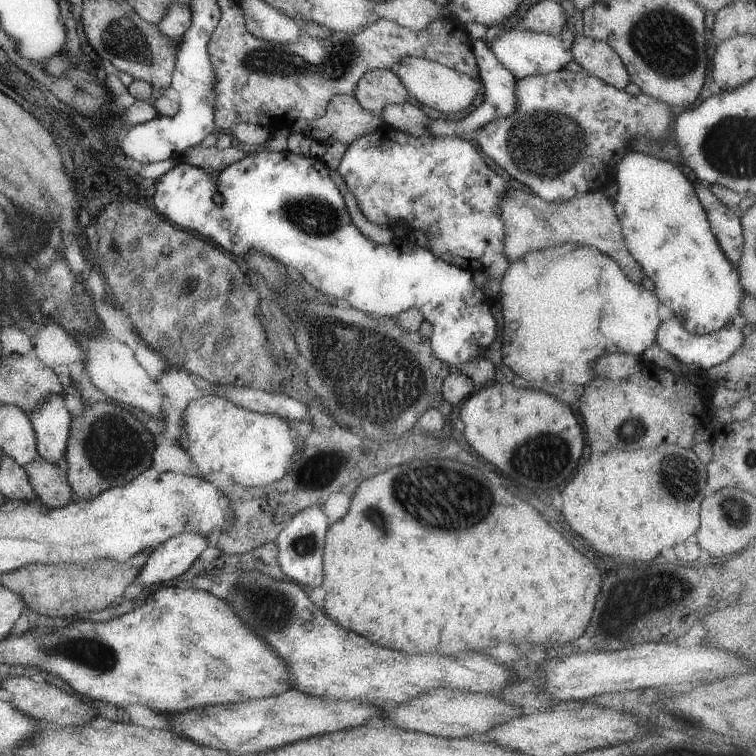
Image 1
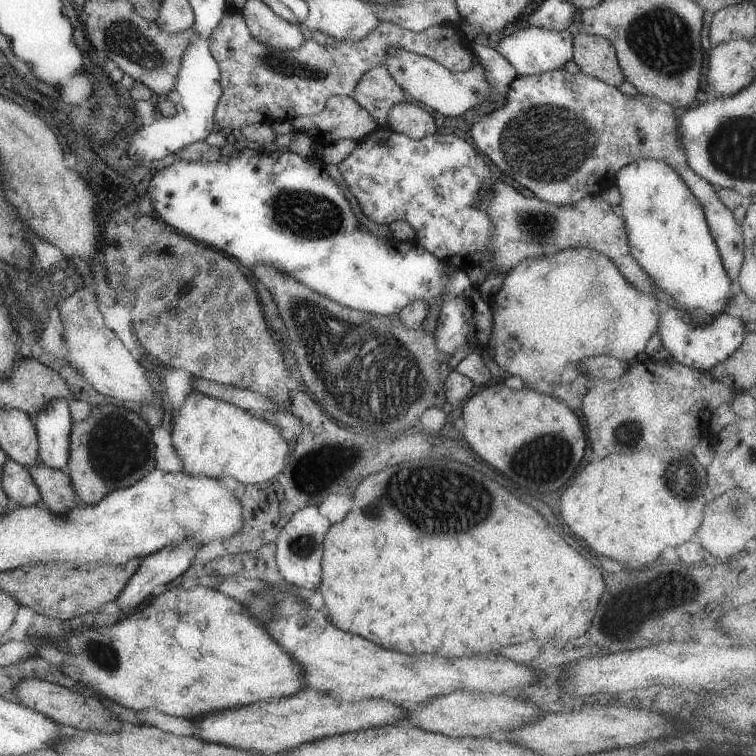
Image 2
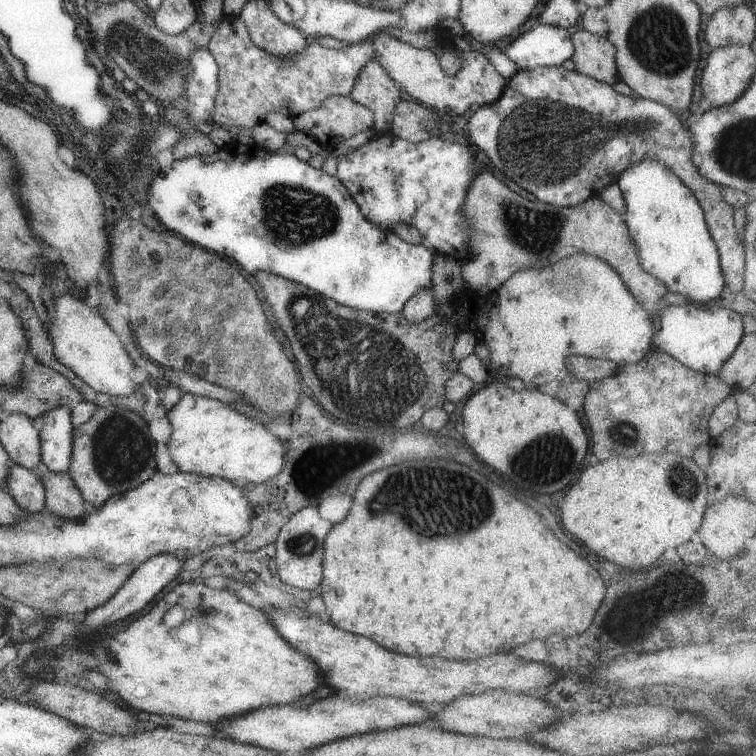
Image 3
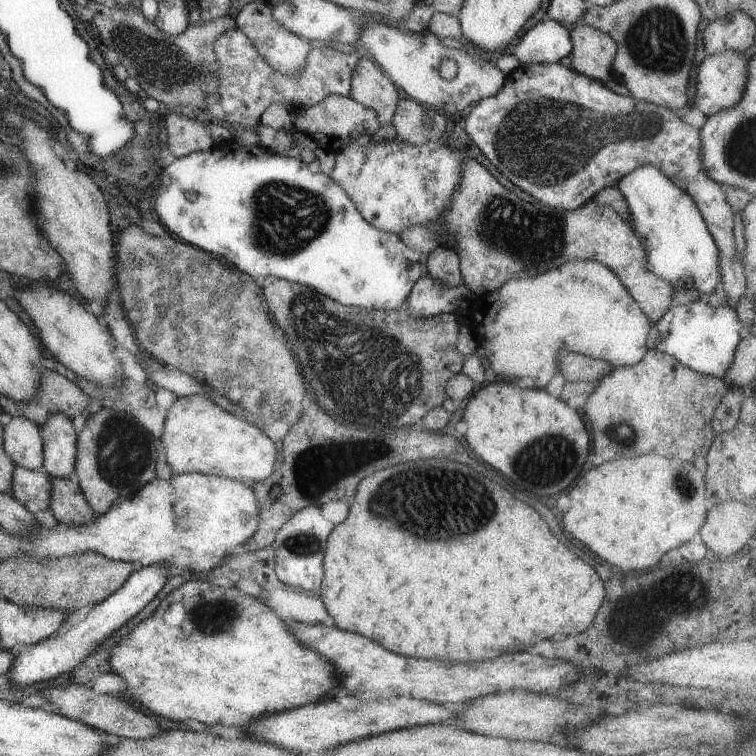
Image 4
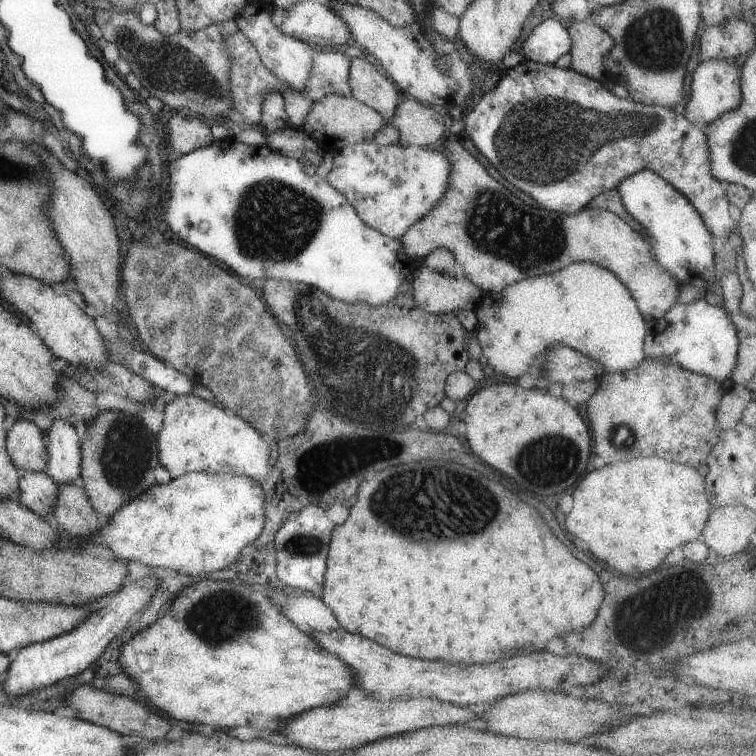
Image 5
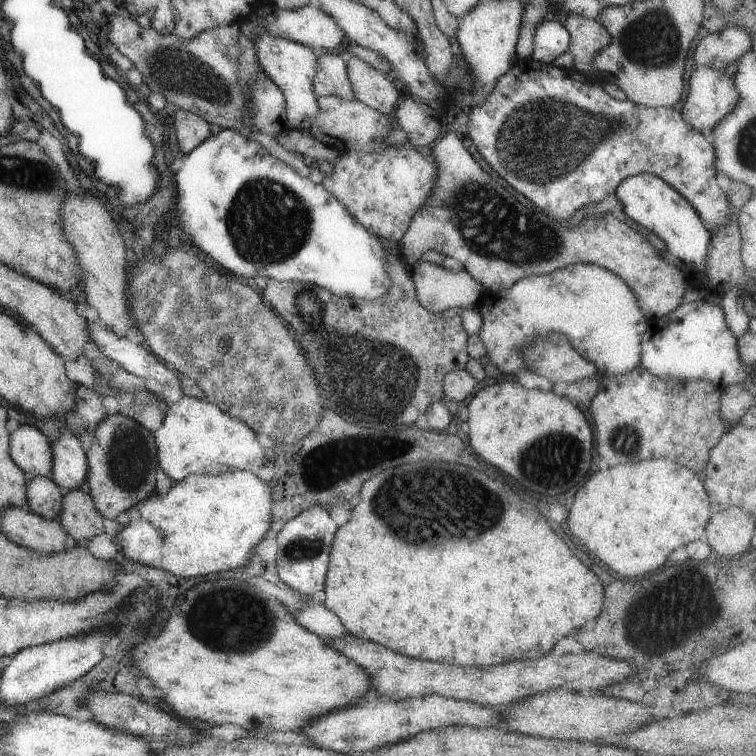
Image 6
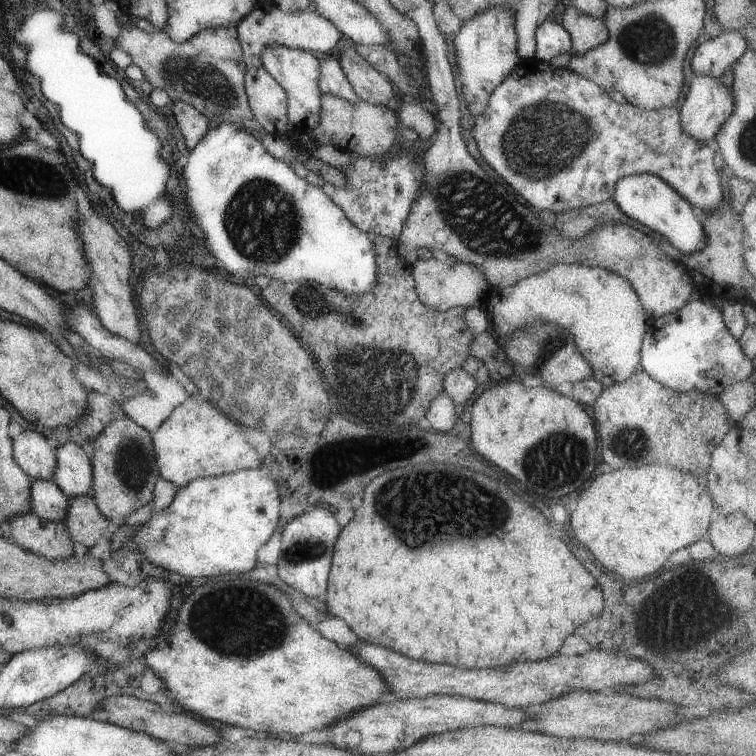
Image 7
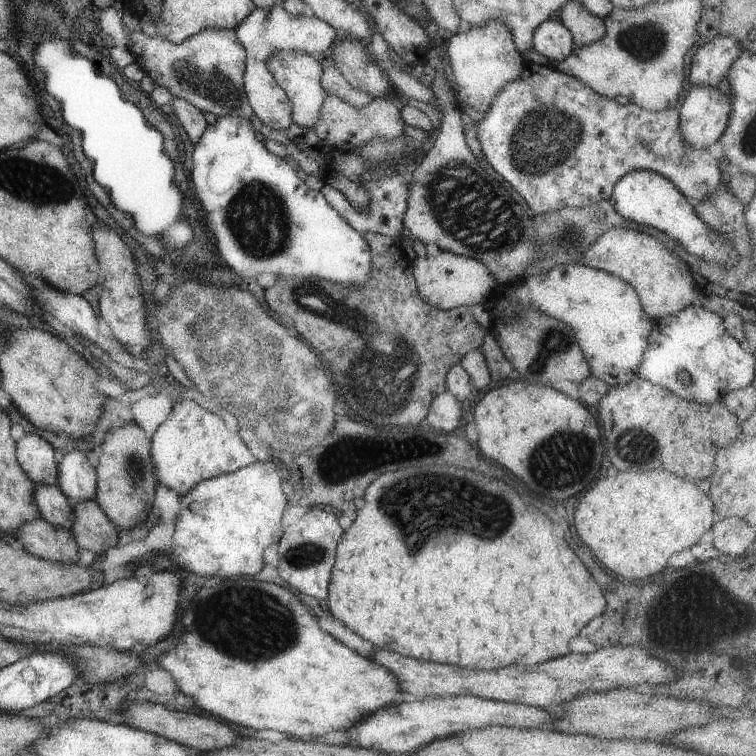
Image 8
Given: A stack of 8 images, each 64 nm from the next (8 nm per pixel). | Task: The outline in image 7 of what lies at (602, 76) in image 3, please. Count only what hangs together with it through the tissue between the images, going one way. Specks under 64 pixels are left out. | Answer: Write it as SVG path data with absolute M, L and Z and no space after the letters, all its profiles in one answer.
M569 3L563 9L562 25L570 36L570 53L586 54L586 50L605 42L608 37L607 27L601 19L583 14Z

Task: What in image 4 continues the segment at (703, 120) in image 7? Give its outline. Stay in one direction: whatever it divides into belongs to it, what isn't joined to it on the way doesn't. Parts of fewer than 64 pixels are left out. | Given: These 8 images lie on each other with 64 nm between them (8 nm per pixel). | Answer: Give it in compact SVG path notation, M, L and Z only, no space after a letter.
M726 50L705 56L697 67L693 108L709 116L721 109L734 107L742 98L748 76L747 65L748 60L742 58L737 51Z

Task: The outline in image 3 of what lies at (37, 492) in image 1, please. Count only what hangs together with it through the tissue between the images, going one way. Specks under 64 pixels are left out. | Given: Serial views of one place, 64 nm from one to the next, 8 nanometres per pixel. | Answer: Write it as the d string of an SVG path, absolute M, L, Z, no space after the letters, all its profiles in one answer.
M40 468L37 476L44 486L44 508L50 515L73 521L84 514L88 506L67 472L51 473Z

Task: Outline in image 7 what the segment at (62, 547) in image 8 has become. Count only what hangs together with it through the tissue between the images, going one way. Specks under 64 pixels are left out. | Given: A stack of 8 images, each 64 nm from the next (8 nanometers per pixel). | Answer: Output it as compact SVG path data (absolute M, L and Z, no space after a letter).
M27 513L5 523L10 526L9 541L26 551L52 561L72 555L73 542L63 522L42 521Z

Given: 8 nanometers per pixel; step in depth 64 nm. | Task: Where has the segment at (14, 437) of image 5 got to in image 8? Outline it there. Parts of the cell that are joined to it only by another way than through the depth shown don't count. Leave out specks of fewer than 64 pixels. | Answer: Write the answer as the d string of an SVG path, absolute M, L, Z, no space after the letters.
M25 433L16 442L17 464L34 485L57 486L58 464L53 450L49 442L33 433Z

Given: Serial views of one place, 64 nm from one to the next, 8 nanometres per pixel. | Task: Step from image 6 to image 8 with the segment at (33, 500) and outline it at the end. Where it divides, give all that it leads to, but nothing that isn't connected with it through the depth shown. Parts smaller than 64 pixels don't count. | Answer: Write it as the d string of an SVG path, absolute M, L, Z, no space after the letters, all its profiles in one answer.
M39 485L34 490L34 501L40 518L59 529L69 529L74 521L74 510L68 498L55 485Z

